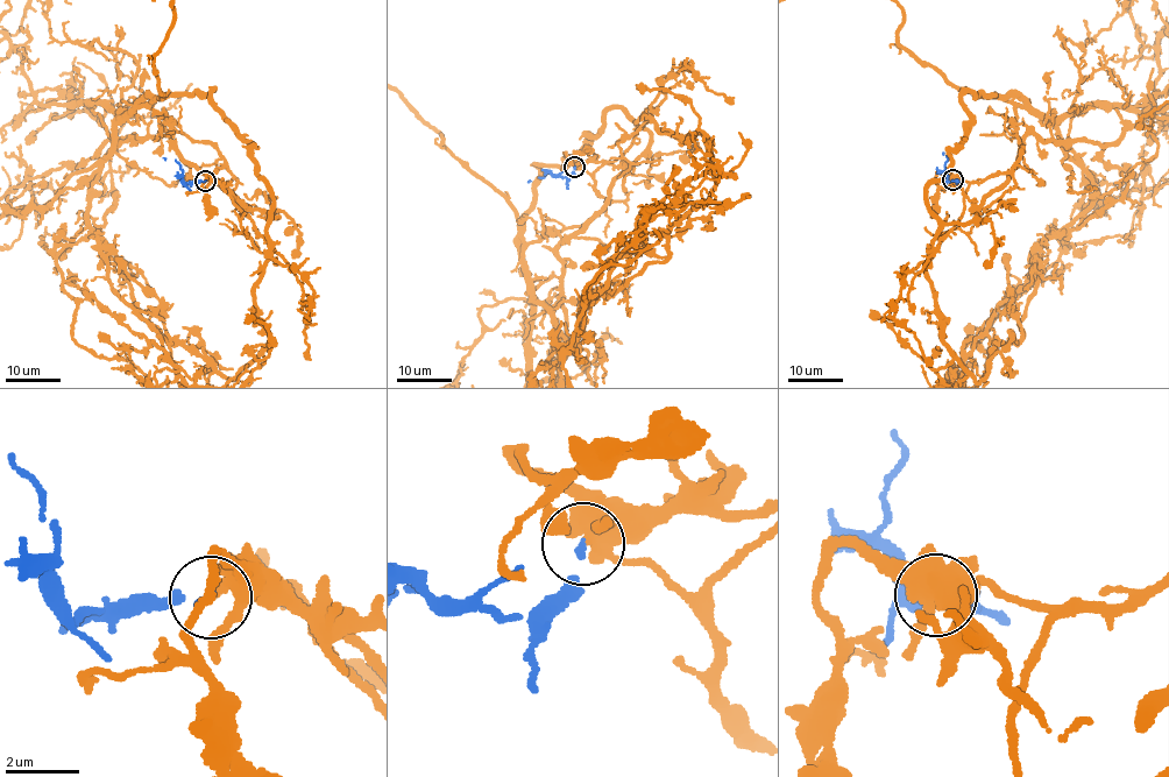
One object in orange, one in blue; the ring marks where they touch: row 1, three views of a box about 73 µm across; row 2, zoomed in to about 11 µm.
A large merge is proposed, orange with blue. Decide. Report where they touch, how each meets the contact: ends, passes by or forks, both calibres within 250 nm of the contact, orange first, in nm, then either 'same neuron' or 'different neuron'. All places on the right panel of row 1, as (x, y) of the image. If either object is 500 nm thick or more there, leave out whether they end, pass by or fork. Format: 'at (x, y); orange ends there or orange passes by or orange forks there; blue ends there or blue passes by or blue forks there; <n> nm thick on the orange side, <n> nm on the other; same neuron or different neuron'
at (953, 179); orange passes by; blue ends there; 300 nm thick on the orange side, 150 nm on the other; same neuron

